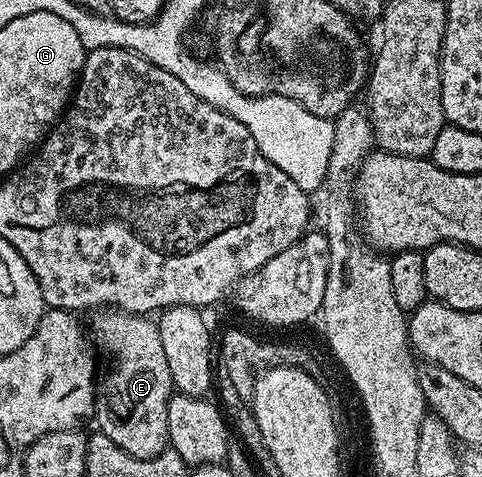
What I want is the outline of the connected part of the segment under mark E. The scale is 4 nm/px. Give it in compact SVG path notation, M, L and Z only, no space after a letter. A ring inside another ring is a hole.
M114 308L100 309L90 318L90 333L99 334L108 352L119 361L119 367L108 372L97 390L93 422L99 425L98 433L109 436L117 448L125 448L133 456L155 458L169 446L167 413L173 393L158 325L150 317Z

